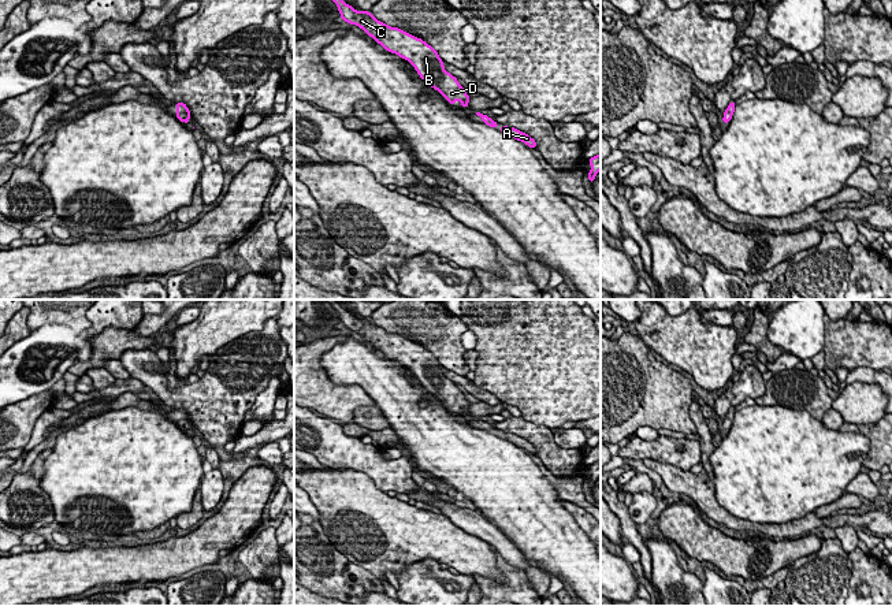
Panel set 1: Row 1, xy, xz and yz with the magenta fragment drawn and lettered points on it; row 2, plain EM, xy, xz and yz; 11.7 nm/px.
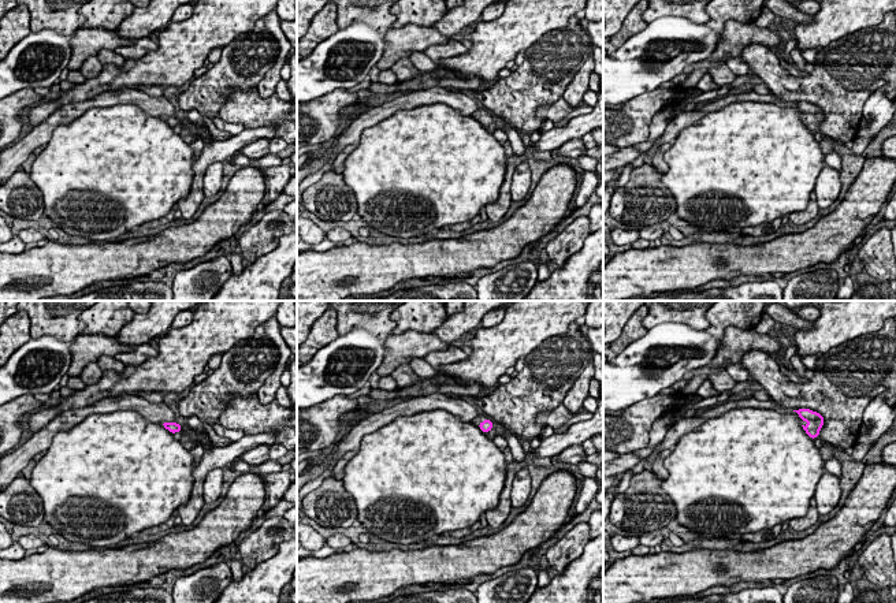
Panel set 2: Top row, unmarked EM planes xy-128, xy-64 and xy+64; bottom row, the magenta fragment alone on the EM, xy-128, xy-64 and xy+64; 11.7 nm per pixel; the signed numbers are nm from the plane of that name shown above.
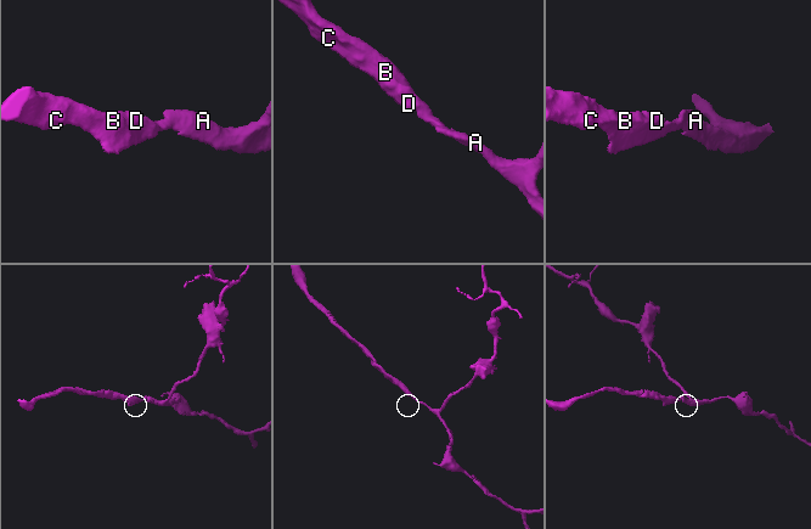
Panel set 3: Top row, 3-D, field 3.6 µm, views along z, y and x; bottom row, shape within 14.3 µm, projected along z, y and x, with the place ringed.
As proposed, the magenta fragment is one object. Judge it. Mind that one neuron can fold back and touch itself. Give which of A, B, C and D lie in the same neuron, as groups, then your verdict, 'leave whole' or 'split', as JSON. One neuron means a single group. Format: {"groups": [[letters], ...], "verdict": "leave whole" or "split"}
{"groups": [["A", "B", "C", "D"]], "verdict": "leave whole"}

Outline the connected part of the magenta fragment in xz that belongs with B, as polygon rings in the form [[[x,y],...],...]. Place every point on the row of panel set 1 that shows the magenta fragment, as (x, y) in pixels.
[[[343,0],[332,1],[338,5],[342,21],[358,26],[386,51],[408,60],[420,78],[446,97],[449,104],[453,105],[460,100],[461,107],[468,108],[471,97],[457,78],[445,70],[443,60],[431,45],[398,27],[387,26],[369,11],[356,11]]]

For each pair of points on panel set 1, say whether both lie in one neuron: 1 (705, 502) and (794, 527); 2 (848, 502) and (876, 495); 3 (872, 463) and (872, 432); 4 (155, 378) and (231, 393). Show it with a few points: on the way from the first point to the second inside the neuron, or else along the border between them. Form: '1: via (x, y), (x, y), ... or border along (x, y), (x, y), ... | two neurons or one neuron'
1: via (727, 519), (753, 527), (772, 528) | one neuron
2: border along (846, 491), (854, 493), (858, 497) | two neurons
3: via (876, 456), (876, 439) | one neuron
4: via (171, 397), (211, 397) | one neuron

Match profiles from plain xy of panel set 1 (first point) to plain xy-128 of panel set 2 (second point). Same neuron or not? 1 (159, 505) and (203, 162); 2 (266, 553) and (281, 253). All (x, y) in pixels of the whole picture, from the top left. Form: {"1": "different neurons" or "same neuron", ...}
{"1": "different neurons", "2": "different neurons"}

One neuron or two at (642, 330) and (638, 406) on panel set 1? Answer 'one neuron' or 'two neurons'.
two neurons

